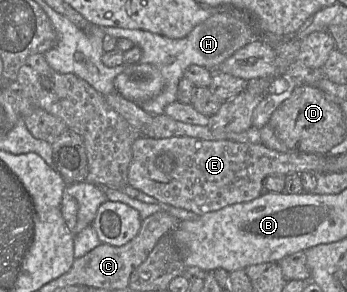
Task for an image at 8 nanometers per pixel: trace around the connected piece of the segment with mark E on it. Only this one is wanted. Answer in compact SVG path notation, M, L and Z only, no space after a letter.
M139 137L132 145L132 161L128 170L128 186L154 197L158 204L183 208L198 216L220 210L228 205L249 202L261 195L263 180L274 174L288 175L313 172L329 173L325 165L329 155L301 152L281 153L263 144L238 143L234 141L210 141L194 137L148 138Z

